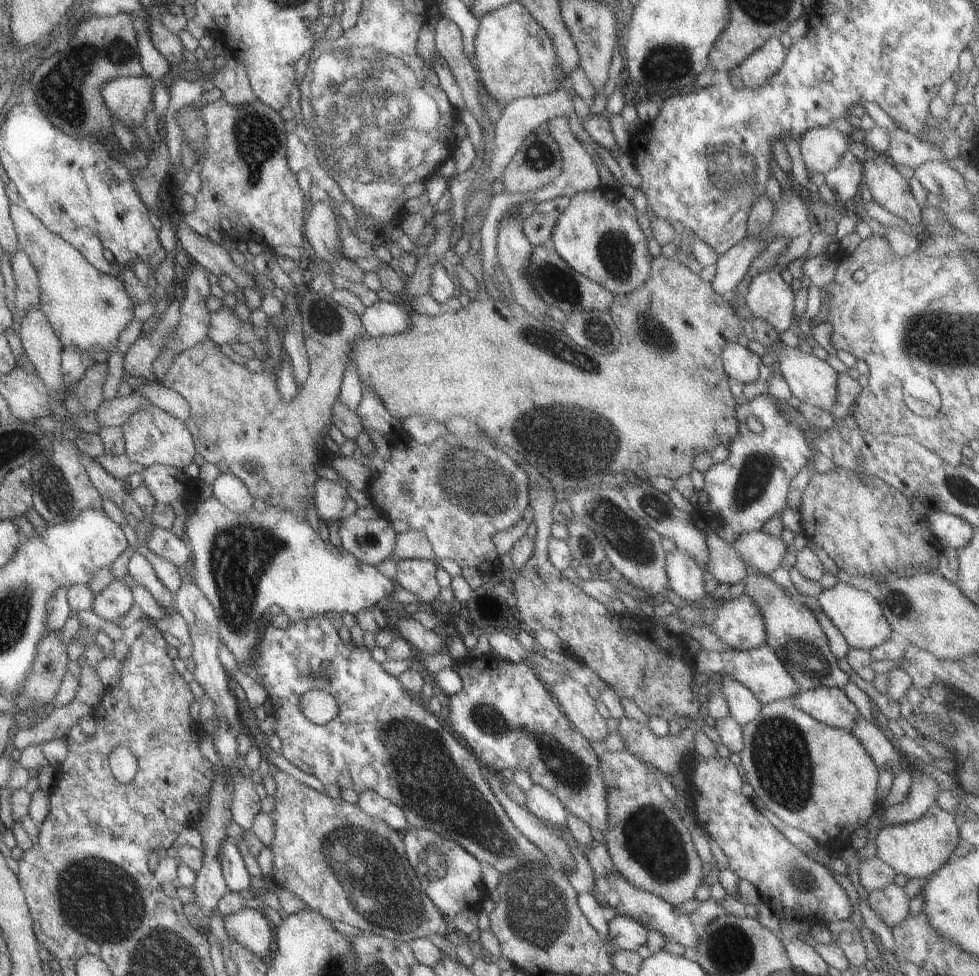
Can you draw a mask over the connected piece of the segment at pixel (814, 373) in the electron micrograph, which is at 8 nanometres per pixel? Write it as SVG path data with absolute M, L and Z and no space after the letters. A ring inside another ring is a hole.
M786 345L782 346L778 352L774 352L772 357L776 357L775 365L780 370L781 377L787 386L789 386L791 396L797 398L800 402L827 411L835 404L835 388L838 374L827 362L819 360L814 355L803 353L798 347L791 348Z

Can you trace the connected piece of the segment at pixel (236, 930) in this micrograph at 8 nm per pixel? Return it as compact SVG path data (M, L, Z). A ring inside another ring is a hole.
M247 906L237 910L234 914L223 917L225 934L255 956L267 954L273 927L265 915L257 909Z

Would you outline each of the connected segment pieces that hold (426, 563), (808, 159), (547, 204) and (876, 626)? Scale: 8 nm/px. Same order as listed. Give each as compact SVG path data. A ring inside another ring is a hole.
M403 558L395 562L395 582L401 589L415 594L427 607L437 596L440 587L435 579L436 567L432 560Z
M831 126L809 128L796 139L801 162L809 175L826 174L848 150L849 139Z
M555 197L534 204L530 213L522 220L522 233L533 246L548 245L557 217L568 205L567 197Z
M837 581L833 588L823 589L823 592L816 597L819 602L819 609L831 624L839 630L845 643L853 649L871 650L879 644L888 640L891 636L891 628L885 622L879 604L866 592L854 586Z

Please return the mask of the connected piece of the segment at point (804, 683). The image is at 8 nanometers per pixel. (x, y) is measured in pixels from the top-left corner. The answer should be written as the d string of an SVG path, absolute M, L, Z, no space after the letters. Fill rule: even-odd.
M749 572L743 580L743 594L755 602L763 624L765 624L765 646L771 648L783 669L798 685L798 690L809 690L819 686L842 688L849 681L849 676L838 666L833 654L829 651L827 640L815 614L803 604L797 603L781 586L775 584L769 575L757 576Z

